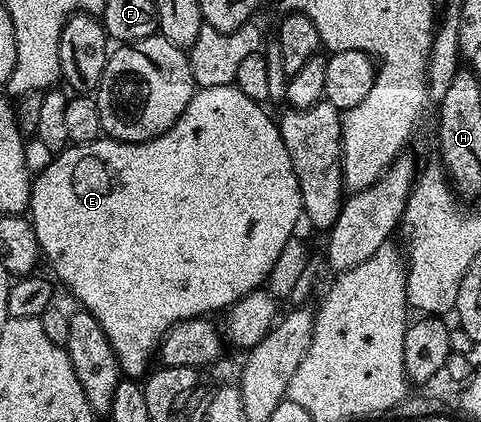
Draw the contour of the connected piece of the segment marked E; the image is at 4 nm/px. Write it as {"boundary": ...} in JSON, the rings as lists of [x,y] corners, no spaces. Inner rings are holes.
{"boundary":[[[234,83],[209,86],[208,88],[200,87],[195,93],[195,97],[189,102],[189,106],[185,106],[185,110],[181,114],[181,118],[177,118],[177,122],[169,130],[165,130],[165,134],[161,134],[152,140],[146,140],[140,144],[126,144],[120,140],[113,140],[110,138],[100,138],[97,140],[90,140],[87,144],[71,144],[58,153],[51,161],[44,166],[39,172],[39,177],[36,175],[31,181],[31,201],[29,207],[29,219],[33,230],[37,234],[37,242],[39,243],[40,253],[51,263],[53,271],[59,275],[59,280],[80,300],[82,307],[93,314],[93,318],[97,318],[101,322],[101,328],[105,330],[105,334],[109,338],[109,342],[115,351],[115,357],[119,363],[120,373],[127,378],[143,378],[148,375],[149,367],[147,363],[150,362],[151,356],[153,360],[153,353],[158,349],[162,339],[167,335],[167,330],[178,324],[181,320],[192,320],[194,316],[206,317],[208,314],[215,314],[211,312],[222,313],[224,310],[236,304],[239,299],[246,296],[248,292],[254,292],[262,289],[268,283],[268,276],[274,268],[274,263],[281,255],[281,250],[284,249],[285,244],[292,237],[296,235],[299,220],[304,219],[303,203],[301,202],[301,190],[297,186],[297,174],[293,170],[293,162],[289,158],[289,150],[285,150],[285,142],[279,133],[279,125],[271,116],[266,112],[264,105],[258,100],[249,98],[249,94],[243,94],[239,88],[236,88]]]}

